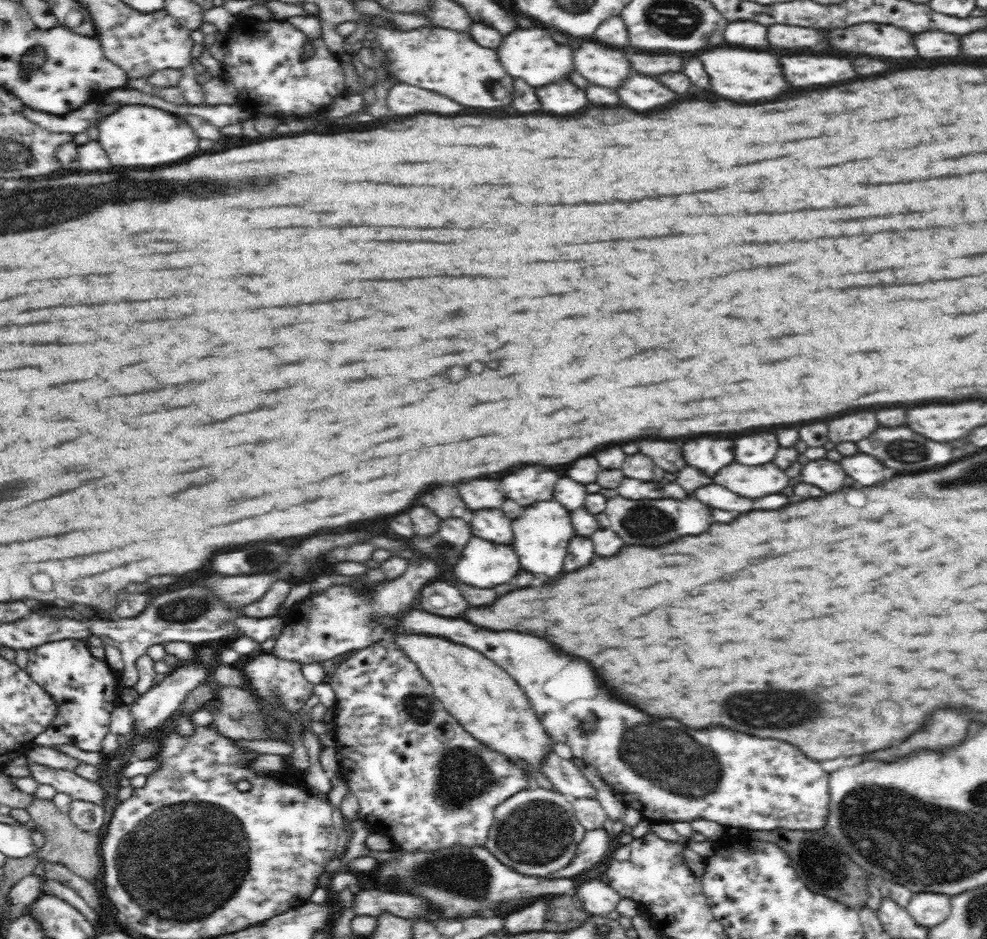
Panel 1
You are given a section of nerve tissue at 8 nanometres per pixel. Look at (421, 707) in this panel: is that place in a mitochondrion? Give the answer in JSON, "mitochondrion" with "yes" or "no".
{"mitochondrion":"yes"}

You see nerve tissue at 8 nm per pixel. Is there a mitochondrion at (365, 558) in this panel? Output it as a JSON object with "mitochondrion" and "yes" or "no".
{"mitochondrion":"no"}

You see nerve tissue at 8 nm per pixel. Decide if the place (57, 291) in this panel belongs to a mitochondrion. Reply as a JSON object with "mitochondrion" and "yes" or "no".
{"mitochondrion":"no"}

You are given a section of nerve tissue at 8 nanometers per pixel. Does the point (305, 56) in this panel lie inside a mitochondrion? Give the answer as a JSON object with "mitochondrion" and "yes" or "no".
{"mitochondrion":"no"}

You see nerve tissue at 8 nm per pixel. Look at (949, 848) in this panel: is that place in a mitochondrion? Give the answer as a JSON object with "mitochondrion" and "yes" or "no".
{"mitochondrion":"yes"}

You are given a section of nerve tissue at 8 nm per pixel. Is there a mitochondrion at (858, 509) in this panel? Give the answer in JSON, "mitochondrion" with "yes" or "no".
{"mitochondrion":"no"}

